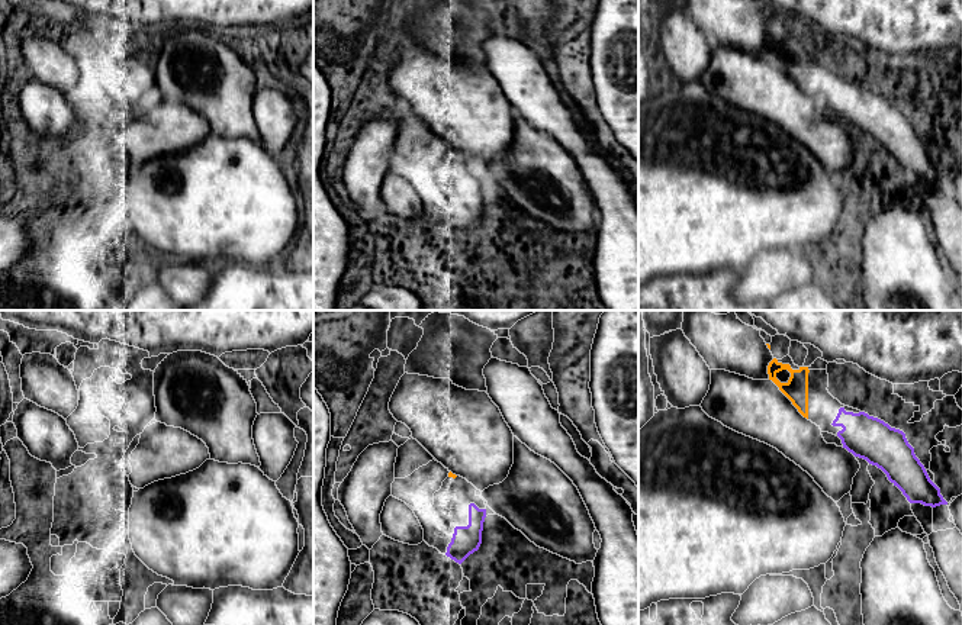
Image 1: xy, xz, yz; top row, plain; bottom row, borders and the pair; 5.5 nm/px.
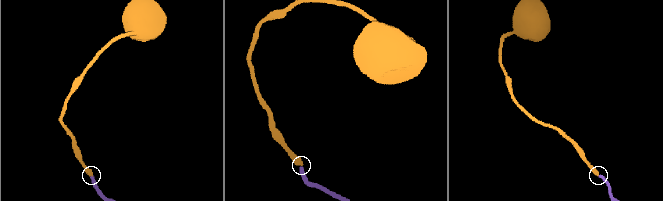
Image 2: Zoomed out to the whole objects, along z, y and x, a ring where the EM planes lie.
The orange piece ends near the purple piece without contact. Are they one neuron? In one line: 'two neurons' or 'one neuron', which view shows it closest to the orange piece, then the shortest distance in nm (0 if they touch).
one neuron; view yz; gap 140 nm

